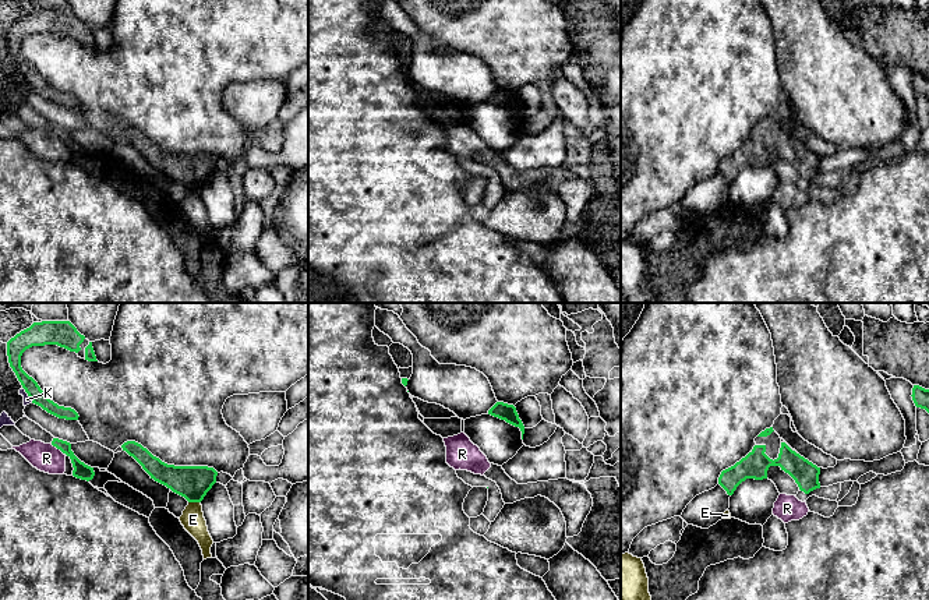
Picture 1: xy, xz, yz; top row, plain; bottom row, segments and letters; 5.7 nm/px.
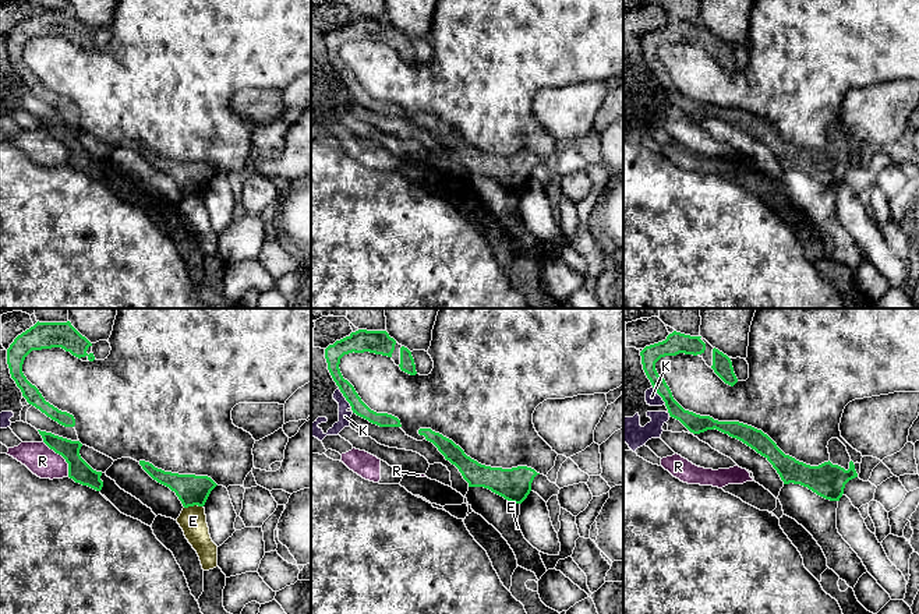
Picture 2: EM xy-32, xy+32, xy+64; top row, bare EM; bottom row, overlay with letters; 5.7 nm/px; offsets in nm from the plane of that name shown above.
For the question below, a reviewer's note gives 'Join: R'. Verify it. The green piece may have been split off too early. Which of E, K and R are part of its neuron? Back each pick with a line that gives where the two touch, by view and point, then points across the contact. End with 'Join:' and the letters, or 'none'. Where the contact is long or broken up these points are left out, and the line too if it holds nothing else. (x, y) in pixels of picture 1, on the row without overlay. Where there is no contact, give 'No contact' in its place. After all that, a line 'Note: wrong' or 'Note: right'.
Join: none
Note: wrong

